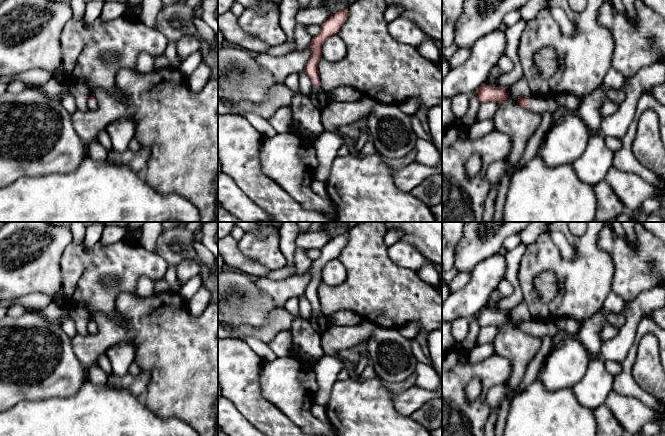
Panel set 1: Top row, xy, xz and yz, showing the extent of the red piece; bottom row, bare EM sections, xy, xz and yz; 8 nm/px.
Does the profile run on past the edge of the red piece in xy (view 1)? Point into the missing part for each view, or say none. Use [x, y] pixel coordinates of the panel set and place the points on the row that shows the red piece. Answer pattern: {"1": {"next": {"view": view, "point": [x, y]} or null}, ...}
{"1": {"next": {"view": "xy", "point": [93, 105]}}}

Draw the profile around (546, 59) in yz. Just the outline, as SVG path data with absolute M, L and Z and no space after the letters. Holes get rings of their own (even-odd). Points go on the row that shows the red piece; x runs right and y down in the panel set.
M544 47L534 54L534 61L543 78L550 78L556 72L559 61L553 47Z

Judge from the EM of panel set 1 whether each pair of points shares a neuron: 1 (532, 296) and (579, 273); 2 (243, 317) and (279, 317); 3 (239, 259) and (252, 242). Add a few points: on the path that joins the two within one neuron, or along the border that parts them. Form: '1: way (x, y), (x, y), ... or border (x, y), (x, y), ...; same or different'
1: way (545, 305), (554, 305), (573, 286); same
2: border (277, 307), (270, 311), (262, 326), (245, 326); different
3: border (237, 241), (237, 247), (242, 253), (263, 266); different

